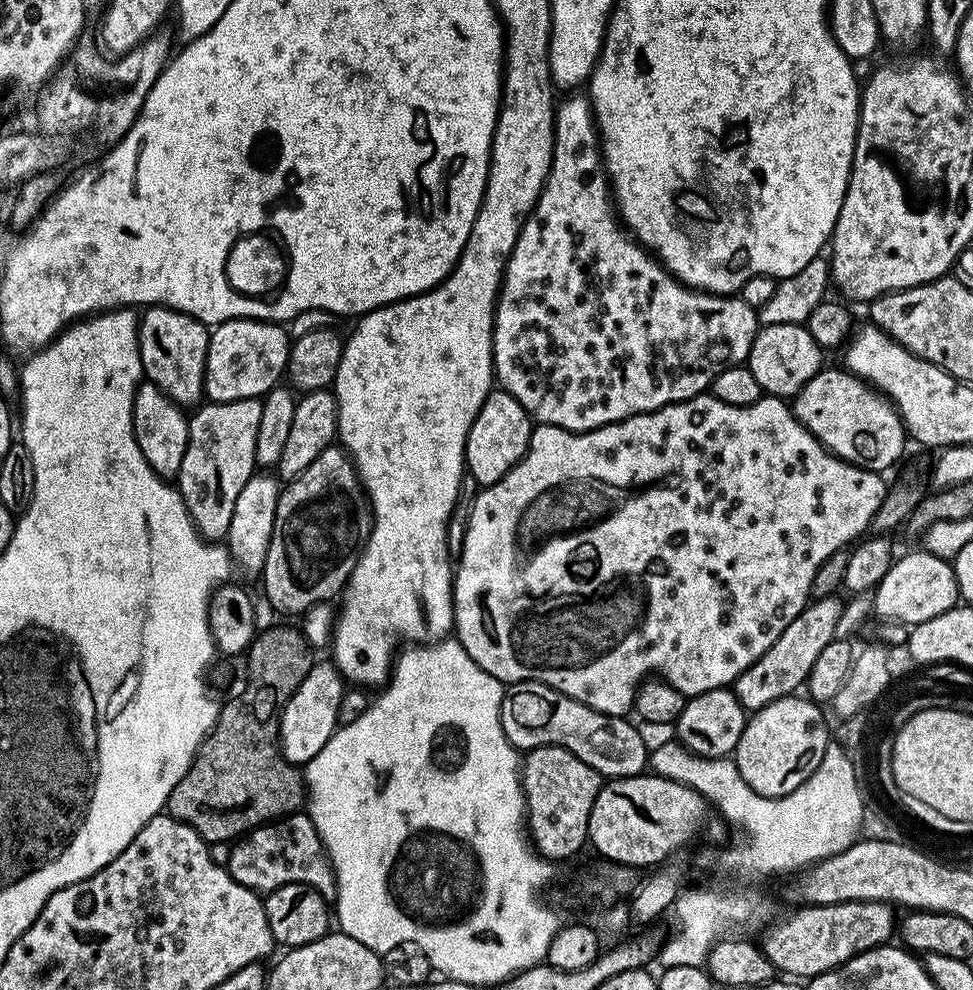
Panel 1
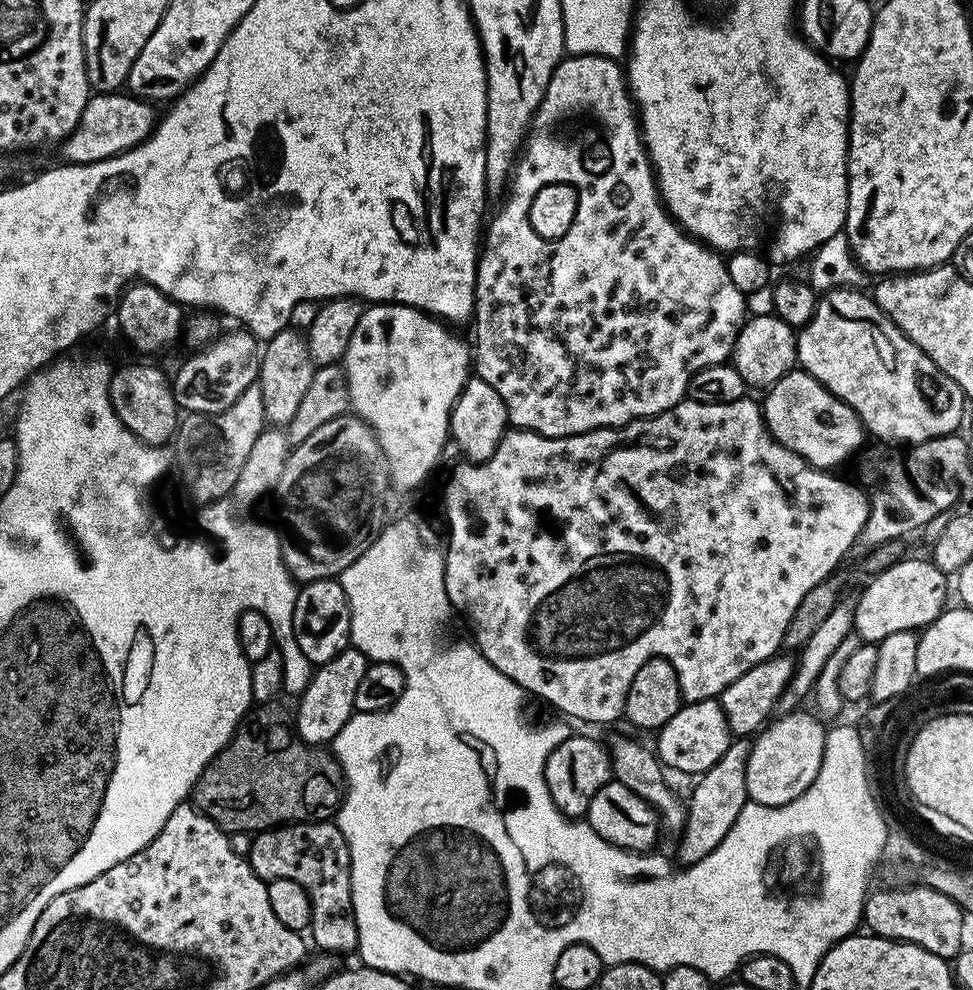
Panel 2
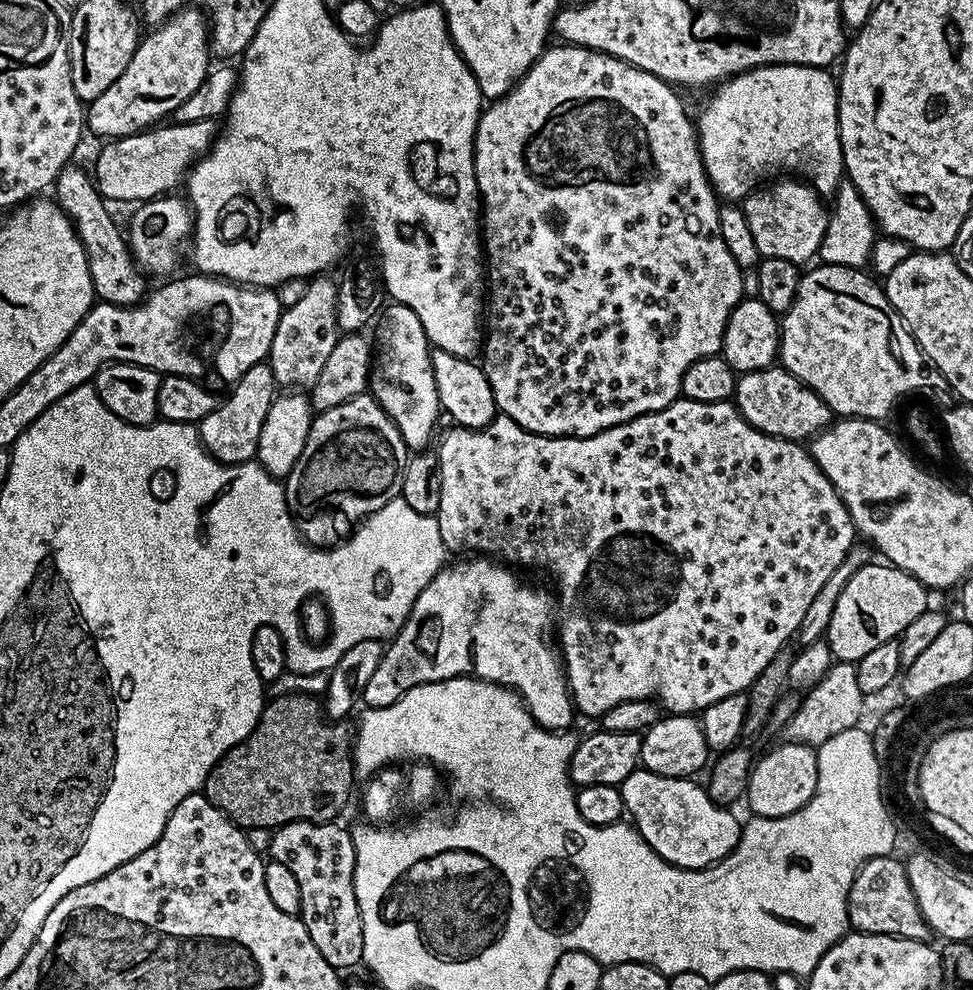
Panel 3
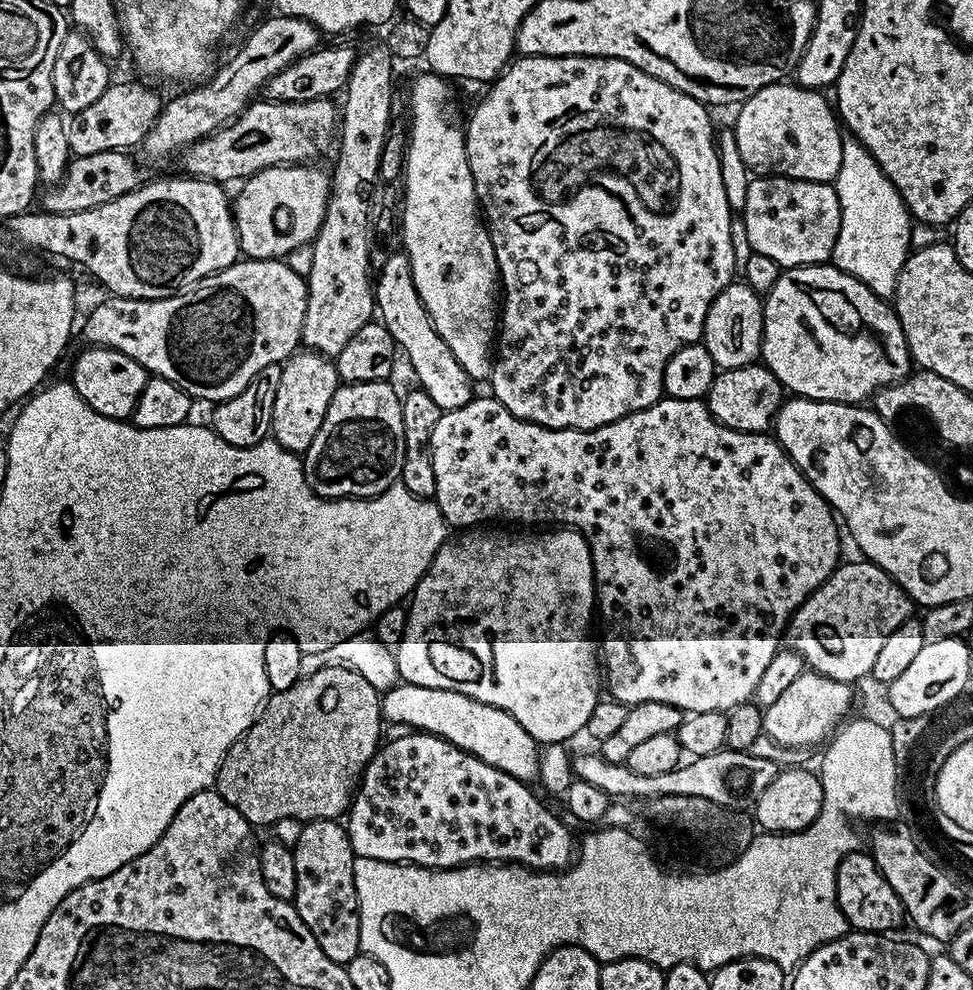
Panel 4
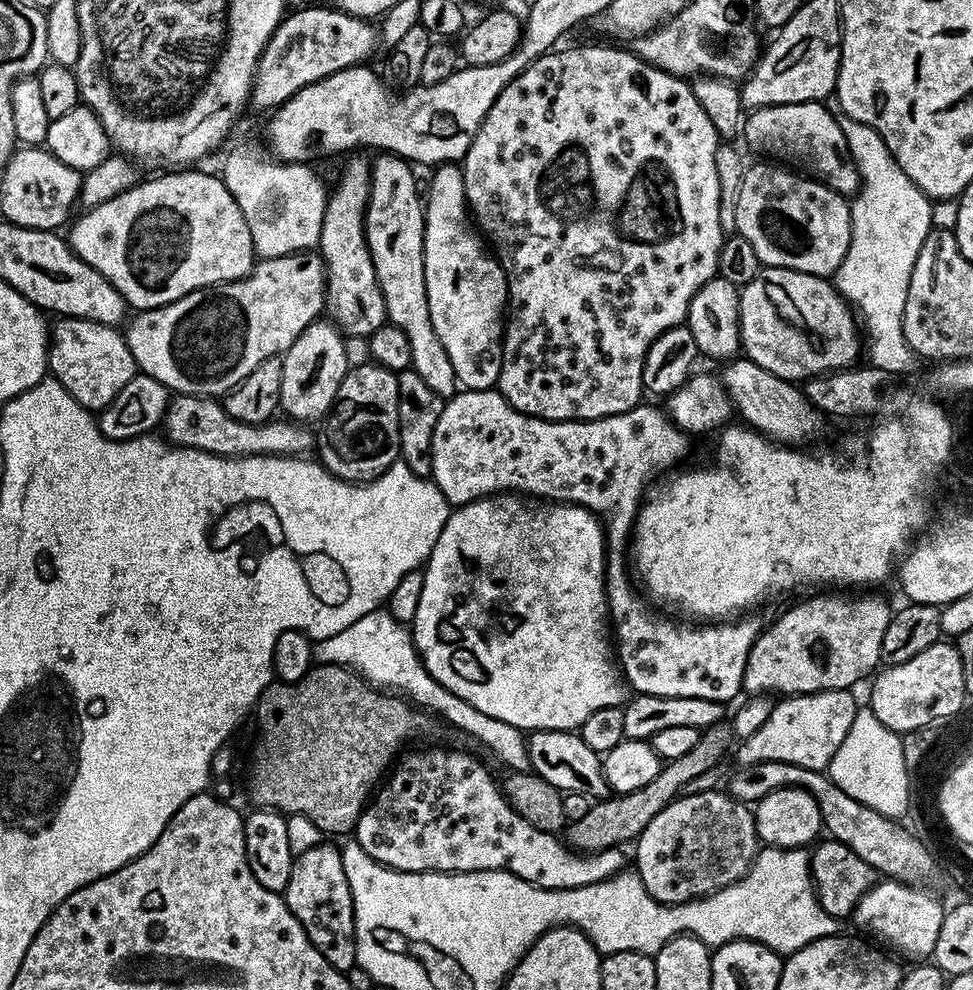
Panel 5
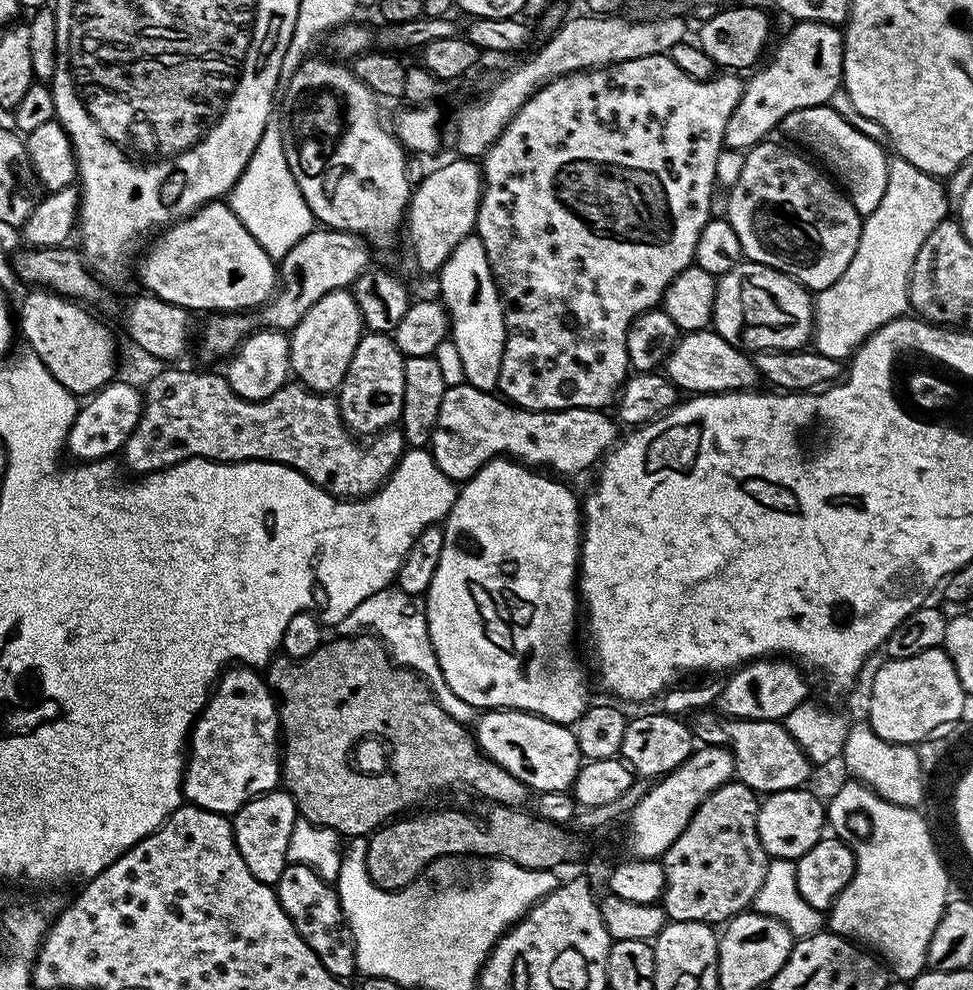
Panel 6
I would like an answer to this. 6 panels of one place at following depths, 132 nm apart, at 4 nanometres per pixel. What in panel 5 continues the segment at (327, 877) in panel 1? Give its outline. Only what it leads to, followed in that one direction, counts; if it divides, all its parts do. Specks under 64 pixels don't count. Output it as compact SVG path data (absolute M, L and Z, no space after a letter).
M321 842L297 855L292 862L292 873L286 890L282 893L286 906L306 930L310 942L339 972L351 973L356 962L355 906L351 898L350 882L346 880L345 867L339 847Z

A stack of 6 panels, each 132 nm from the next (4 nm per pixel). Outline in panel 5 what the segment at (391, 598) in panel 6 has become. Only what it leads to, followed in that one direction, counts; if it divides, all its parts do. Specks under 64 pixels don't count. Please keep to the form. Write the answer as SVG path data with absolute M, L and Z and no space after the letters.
M386 610L366 614L362 620L346 626L346 630L338 630L338 634L330 638L317 639L312 645L312 659L316 664L341 665L363 676L377 690L391 690L429 713L442 715L452 725L478 738L480 743L507 765L507 769L515 772L527 772L531 769L525 733L509 723L498 722L497 719L482 714L470 706L470 702L442 687L420 661L409 625L395 620Z

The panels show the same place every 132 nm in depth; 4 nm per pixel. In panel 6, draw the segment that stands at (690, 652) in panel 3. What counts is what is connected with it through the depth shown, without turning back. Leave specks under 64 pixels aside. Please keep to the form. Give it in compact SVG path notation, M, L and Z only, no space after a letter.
M456 382L442 398L430 451L442 474L457 482L470 480L481 466L493 458L504 457L540 470L552 467L553 473L561 472L556 474L564 477L584 472L591 464L599 465L618 443L616 428L617 421L604 410L567 408L561 412L526 412L499 395L478 390L467 382Z

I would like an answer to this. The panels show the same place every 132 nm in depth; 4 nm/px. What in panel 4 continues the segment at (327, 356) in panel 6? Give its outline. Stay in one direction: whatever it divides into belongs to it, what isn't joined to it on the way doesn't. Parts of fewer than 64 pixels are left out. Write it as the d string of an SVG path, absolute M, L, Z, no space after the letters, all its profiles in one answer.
M300 350L288 357L282 365L282 378L278 378L278 390L274 394L271 439L277 440L286 450L303 454L308 451L322 418L341 383L336 365L327 356L311 350Z

